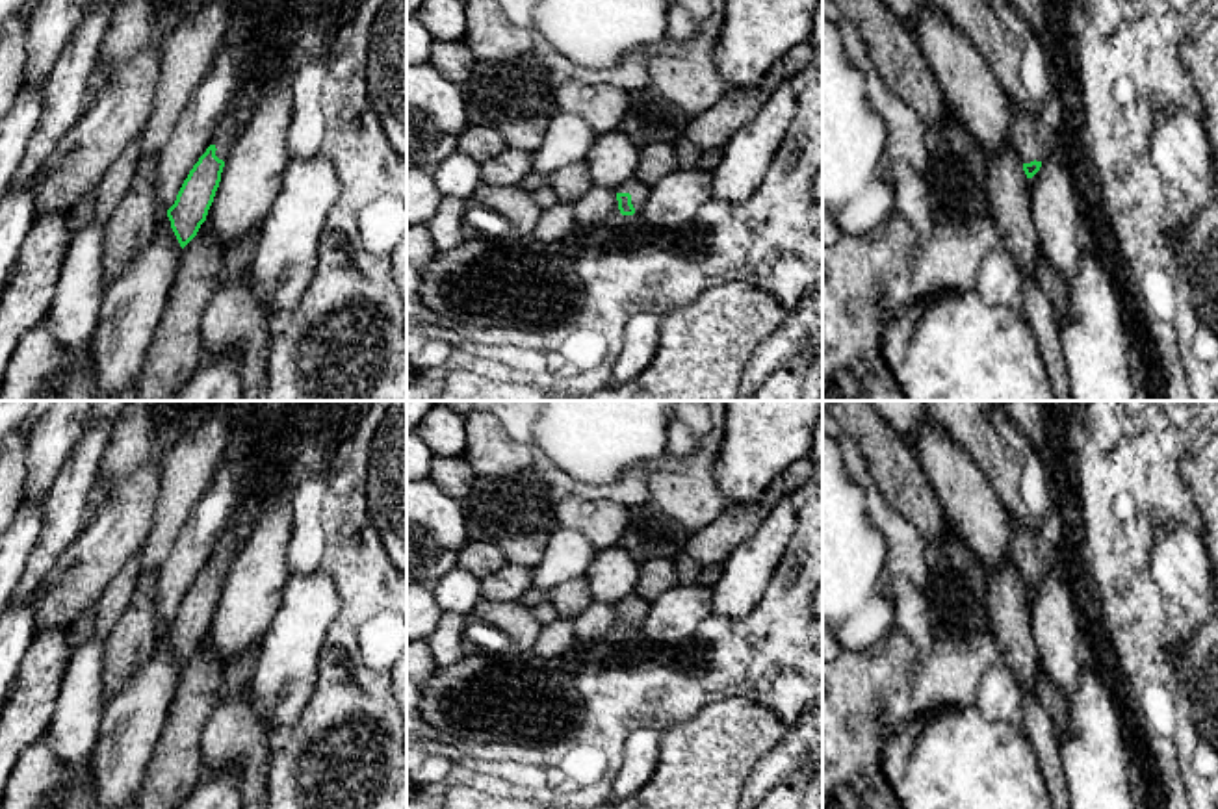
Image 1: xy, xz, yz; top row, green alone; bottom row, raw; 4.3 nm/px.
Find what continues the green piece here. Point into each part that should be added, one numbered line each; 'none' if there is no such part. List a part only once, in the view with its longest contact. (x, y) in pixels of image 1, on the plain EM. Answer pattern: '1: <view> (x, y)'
1: xz (639, 607)

